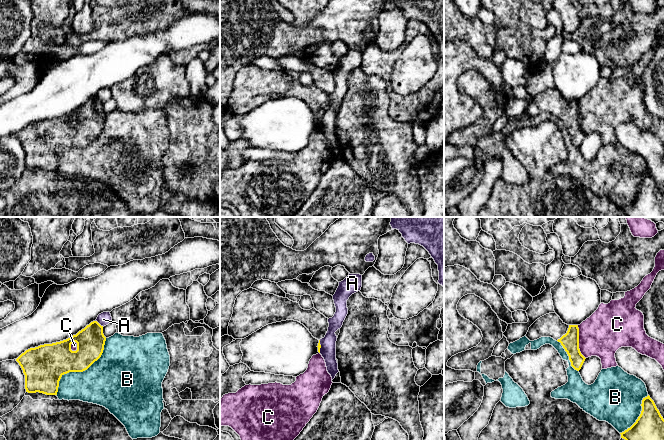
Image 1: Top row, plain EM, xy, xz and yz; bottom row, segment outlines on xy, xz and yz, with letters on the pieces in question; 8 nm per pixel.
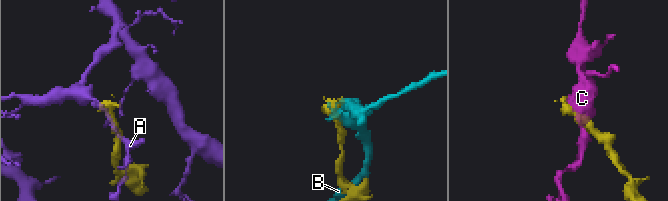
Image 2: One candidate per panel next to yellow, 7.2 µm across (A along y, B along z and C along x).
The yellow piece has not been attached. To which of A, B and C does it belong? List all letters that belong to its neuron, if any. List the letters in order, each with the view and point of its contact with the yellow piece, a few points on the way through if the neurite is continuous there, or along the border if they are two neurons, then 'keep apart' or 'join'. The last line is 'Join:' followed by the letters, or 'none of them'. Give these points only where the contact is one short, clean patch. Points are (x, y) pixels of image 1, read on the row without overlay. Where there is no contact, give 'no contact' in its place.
A: xy (99, 100) | along xy (96, 96), (103, 102) | keep apart
B: xy (80, 147) | keep apart
C: yz (578, 118) | keep apart
Join: none of them

